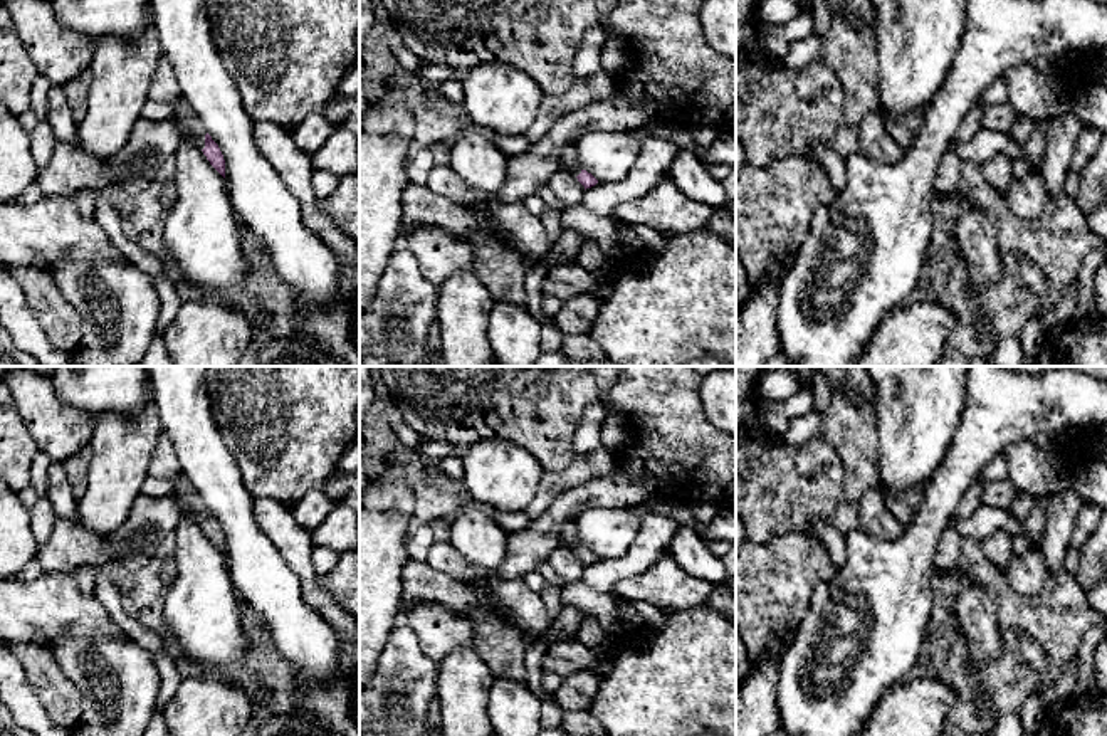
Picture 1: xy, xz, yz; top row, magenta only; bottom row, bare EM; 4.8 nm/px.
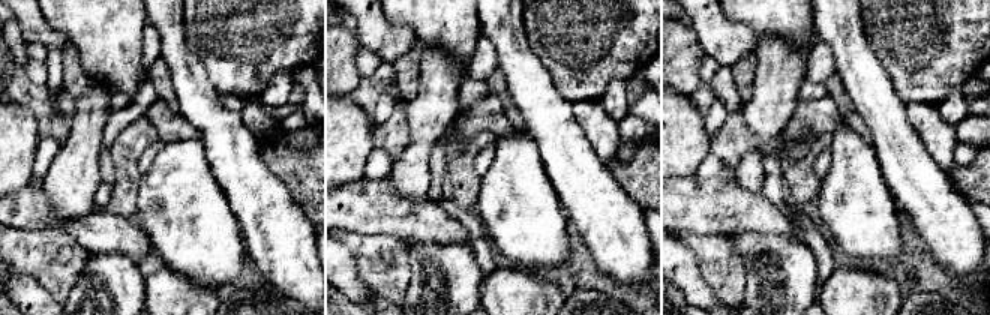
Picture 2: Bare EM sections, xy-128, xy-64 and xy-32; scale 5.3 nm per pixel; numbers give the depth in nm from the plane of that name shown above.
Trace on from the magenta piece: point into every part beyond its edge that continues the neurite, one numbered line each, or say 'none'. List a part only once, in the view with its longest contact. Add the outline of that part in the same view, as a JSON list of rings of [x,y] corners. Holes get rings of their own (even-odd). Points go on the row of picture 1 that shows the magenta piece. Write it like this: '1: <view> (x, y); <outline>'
1: xy (182, 111); [[[183,96],[171,101],[173,118],[190,133],[200,150],[205,148],[205,128]]]

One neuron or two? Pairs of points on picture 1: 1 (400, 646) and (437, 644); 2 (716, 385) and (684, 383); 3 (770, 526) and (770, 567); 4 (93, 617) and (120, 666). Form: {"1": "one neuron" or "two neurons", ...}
{"1": "two neurons", "2": "two neurons", "3": "two neurons", "4": "two neurons"}

